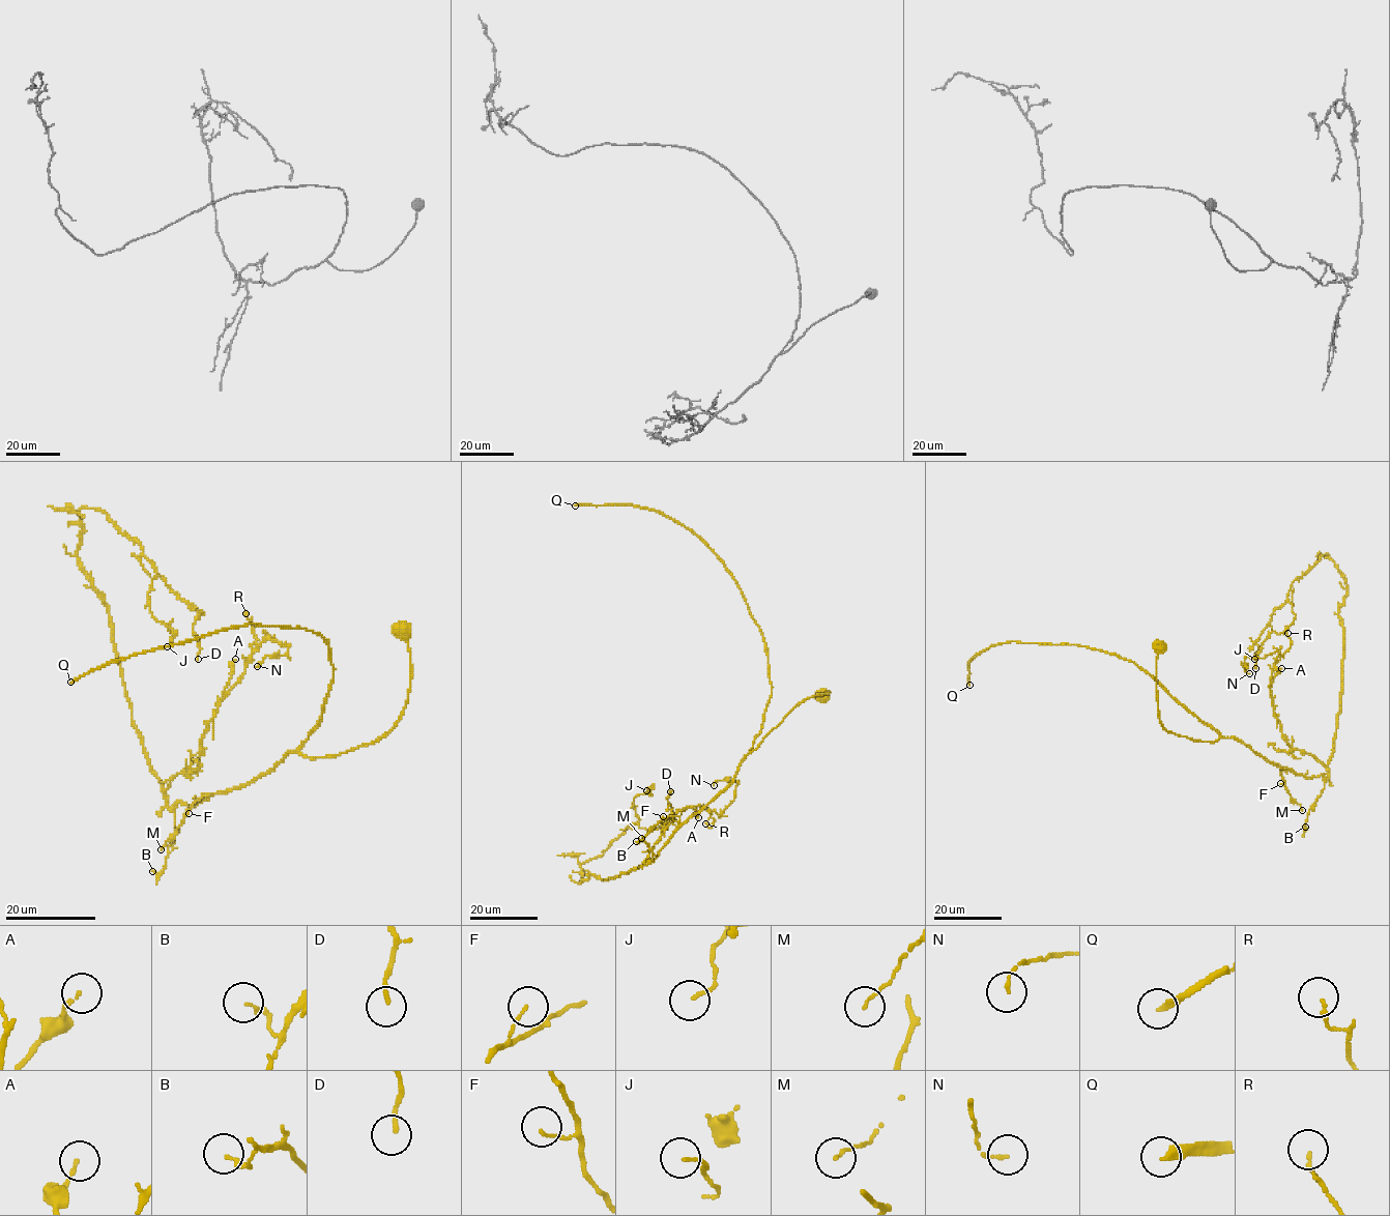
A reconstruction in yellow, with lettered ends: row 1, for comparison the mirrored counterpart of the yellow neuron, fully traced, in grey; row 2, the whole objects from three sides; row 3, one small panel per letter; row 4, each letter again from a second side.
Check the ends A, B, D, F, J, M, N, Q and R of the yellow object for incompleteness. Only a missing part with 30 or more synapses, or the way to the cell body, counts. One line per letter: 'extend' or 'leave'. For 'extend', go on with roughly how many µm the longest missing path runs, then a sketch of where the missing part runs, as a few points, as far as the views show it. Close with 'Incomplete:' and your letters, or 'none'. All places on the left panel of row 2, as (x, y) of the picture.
A: leave
B: leave
D: leave
F: leave
J: leave
M: leave
N: leave
Q: extend; about 140 µm are missing
R: leave
Incomplete: Q

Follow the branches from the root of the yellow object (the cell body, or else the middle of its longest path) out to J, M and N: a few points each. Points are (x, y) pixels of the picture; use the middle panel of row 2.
J: (824, 695), (798, 703), (647, 864), (580, 882), (580, 866), (638, 820), (633, 799), (646, 790)
M: (824, 695), (798, 703), (699, 811), (681, 824), (678, 816), (667, 816), (641, 838)
N: (824, 695), (798, 703), (646, 864), (678, 810), (719, 815), (733, 800), (736, 780), (714, 785)

